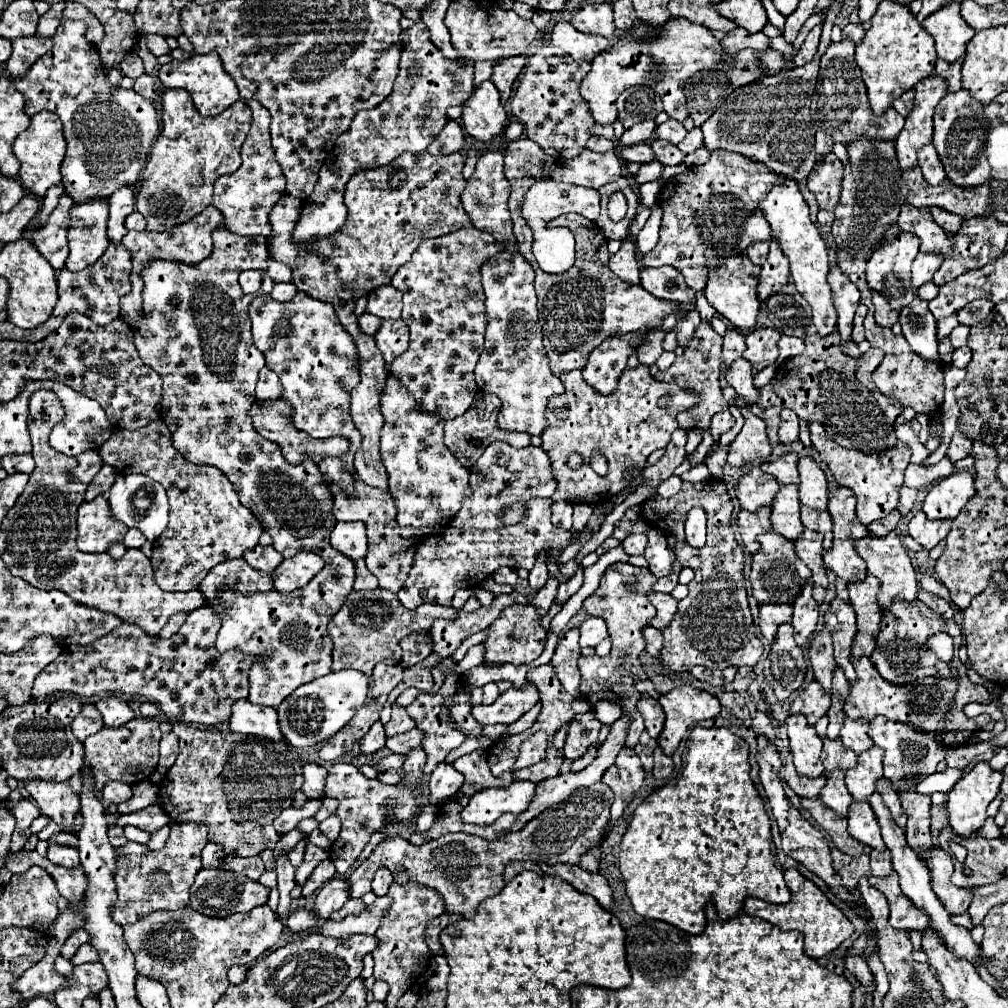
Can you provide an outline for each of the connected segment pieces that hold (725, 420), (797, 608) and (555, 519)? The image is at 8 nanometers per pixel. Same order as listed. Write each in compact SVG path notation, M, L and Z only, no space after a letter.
M719 412L719 414L715 414L715 418L711 420L711 426L709 426L709 432L713 434L715 442L719 440L721 434L725 434L727 430L731 430L733 424L735 424L735 418L731 416L731 412Z
M807 580L801 594L793 602L791 626L793 626L795 642L799 646L803 646L815 632L815 624L817 624L817 616L819 616L819 604L813 600L811 588L813 588L813 582Z
M553 502L551 506L553 514L551 514L551 522L553 526L559 526L559 528L565 528L565 530L571 530L571 514L573 514L573 506L571 502Z

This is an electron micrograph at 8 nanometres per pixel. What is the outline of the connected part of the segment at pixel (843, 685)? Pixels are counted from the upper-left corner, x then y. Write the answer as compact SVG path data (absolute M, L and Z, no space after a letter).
M835 668L835 674L833 674L833 690L831 690L831 694L833 694L833 696L835 696L835 694L843 696L843 694L847 694L847 690L849 690L849 682L847 682L843 670Z

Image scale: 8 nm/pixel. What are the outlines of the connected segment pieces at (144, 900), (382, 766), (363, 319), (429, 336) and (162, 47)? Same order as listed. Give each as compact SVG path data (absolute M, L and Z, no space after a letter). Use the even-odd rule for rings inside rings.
M173 822L171 834L161 850L147 854L129 854L117 858L115 884L117 902L113 906L111 918L119 926L133 924L157 910L179 910L189 902L189 888L193 886L195 874L201 866L201 850L207 844L207 826L201 822Z
M391 754L391 756L383 758L375 768L377 768L377 772L383 772L383 770L389 770L389 768L399 770L401 766L403 766L403 756L399 756L399 754Z
M367 312L363 316L359 316L359 328L365 334L373 336L379 330L379 326L381 326L381 318L373 318L373 314L367 314Z
M471 226L461 228L451 234L421 242L411 262L407 262L407 266L403 266L391 282L403 294L403 320L407 322L411 332L411 346L405 354L393 360L391 372L403 378L403 384L407 386L407 390L411 390L411 396L419 400L427 412L439 414L445 420L465 414L480 390L473 378L473 368L483 350L483 336L487 326L485 294L481 288L481 266L495 254L503 252L505 244L505 240L499 242L489 232L481 232Z
M147 36L147 46L149 46L149 50L155 56L161 56L161 54L169 54L171 52L171 48L167 46L167 42L165 42L163 36Z

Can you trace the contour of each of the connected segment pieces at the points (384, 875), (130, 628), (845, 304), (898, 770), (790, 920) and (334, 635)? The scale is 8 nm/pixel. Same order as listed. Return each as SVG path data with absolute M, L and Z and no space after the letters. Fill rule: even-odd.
M377 870L377 874L375 874L375 880L373 880L373 892L375 892L375 896L385 896L387 894L387 890L389 890L389 886L391 886L391 882L393 882L393 878L391 878L391 872L389 870Z
M209 606L191 612L181 630L169 640L151 638L133 624L121 624L91 644L67 648L37 674L31 696L43 700L53 692L69 692L81 698L107 696L109 692L117 696L139 694L155 702L171 722L193 722L207 728L225 724L231 706L239 698L247 698L247 674L255 658L243 658L239 650L219 654L215 650L217 632L219 618Z
M835 266L829 270L829 284L833 290L833 304L839 314L837 330L841 332L841 344L847 344L853 330L853 316L859 306L859 288Z
M877 716L869 722L869 730L867 730L869 738L881 746L885 750L885 756L883 756L883 776L887 780L893 780L893 782L899 782L903 778L925 778L929 774L935 772L935 766L945 760L945 748L939 746L937 742L933 742L933 738L929 734L921 734L921 732L915 732L911 726L905 726L903 722L893 722L893 720L887 720L883 716Z
M795 868L785 870L785 882L791 890L791 900L783 906L767 904L759 898L745 898L743 912L749 916L757 916L761 920L771 922L773 926L779 926L781 930L799 930L805 936L805 954L811 958L821 958L833 952L843 940L853 936L853 924L845 918L845 914L827 900L827 896L807 878L803 878Z
M375 588L371 592L353 590L345 598L341 610L329 622L329 638L333 640L331 670L337 672L343 668L353 668L363 672L365 676L371 676L377 662L395 666L401 662L399 638L405 638L413 630L429 630L433 620L437 618L455 620L457 610L451 606L435 606L435 604L419 606L419 610L407 610L403 608L401 602L397 602L397 594L389 590L383 590L383 588Z

